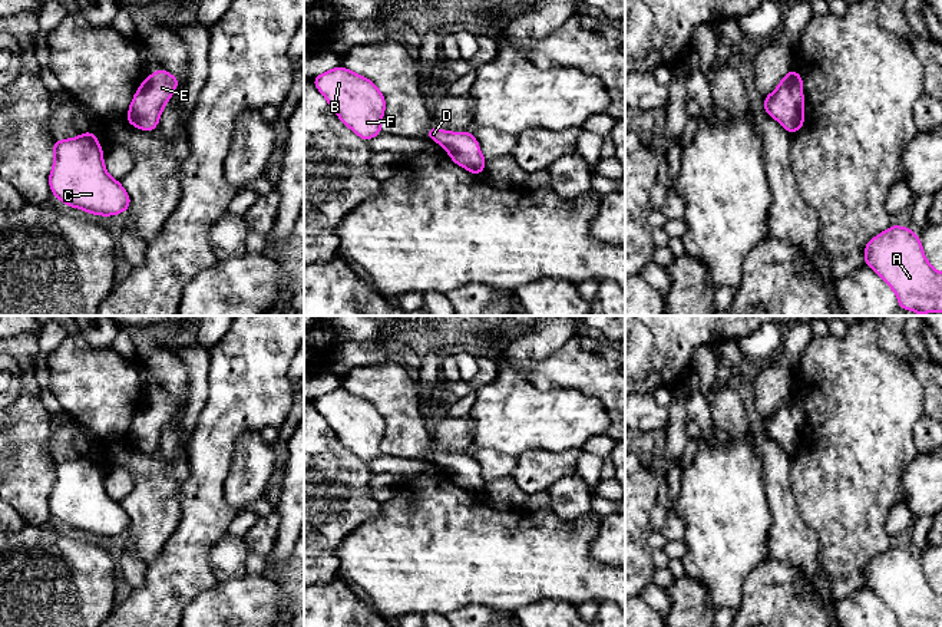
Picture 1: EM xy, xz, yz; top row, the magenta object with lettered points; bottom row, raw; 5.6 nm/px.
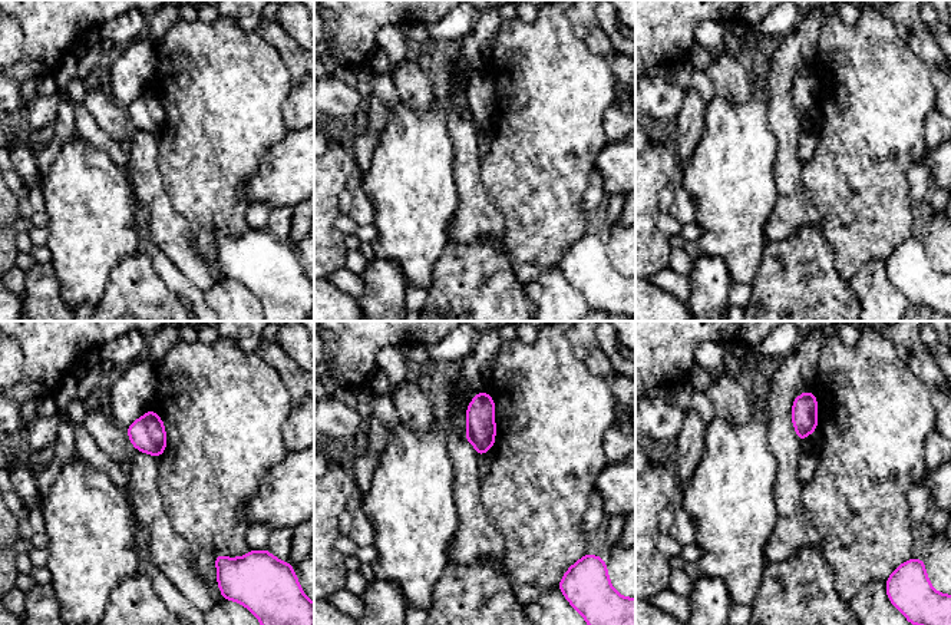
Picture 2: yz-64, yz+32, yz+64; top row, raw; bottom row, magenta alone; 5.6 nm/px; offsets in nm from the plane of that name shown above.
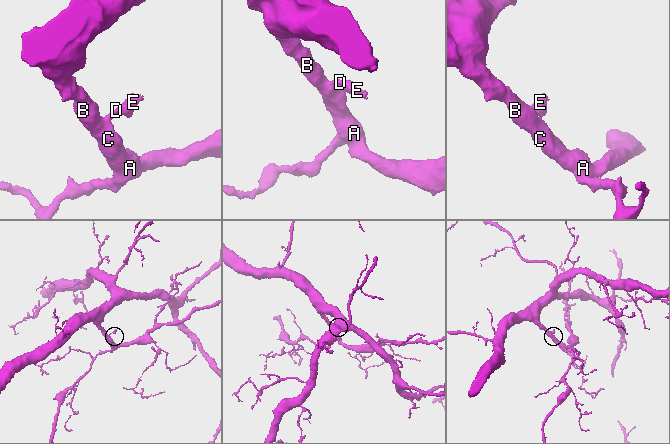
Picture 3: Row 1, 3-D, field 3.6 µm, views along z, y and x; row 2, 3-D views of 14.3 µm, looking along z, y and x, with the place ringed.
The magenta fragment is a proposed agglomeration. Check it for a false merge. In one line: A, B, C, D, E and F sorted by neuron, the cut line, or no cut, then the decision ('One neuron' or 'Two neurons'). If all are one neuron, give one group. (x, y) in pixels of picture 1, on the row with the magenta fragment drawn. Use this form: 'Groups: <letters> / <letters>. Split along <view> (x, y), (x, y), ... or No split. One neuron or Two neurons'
Groups: A B C D E F. No split. One neuron

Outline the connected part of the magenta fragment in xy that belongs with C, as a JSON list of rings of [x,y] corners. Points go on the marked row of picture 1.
[[[83,132],[77,138],[54,141],[53,152],[49,185],[60,202],[103,217],[128,211],[130,197],[108,174],[96,133]]]

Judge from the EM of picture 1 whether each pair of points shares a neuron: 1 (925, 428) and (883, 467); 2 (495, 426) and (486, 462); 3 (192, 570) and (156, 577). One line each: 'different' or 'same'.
1: different
2: different
3: same

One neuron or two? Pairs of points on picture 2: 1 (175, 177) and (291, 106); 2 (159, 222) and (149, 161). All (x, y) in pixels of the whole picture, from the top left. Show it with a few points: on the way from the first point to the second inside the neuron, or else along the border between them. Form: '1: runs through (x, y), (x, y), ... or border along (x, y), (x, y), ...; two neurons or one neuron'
1: border along (293, 85), (281, 106), (287, 129); two neurons
2: runs through (158, 207), (157, 198), (149, 188), (149, 177); one neuron

